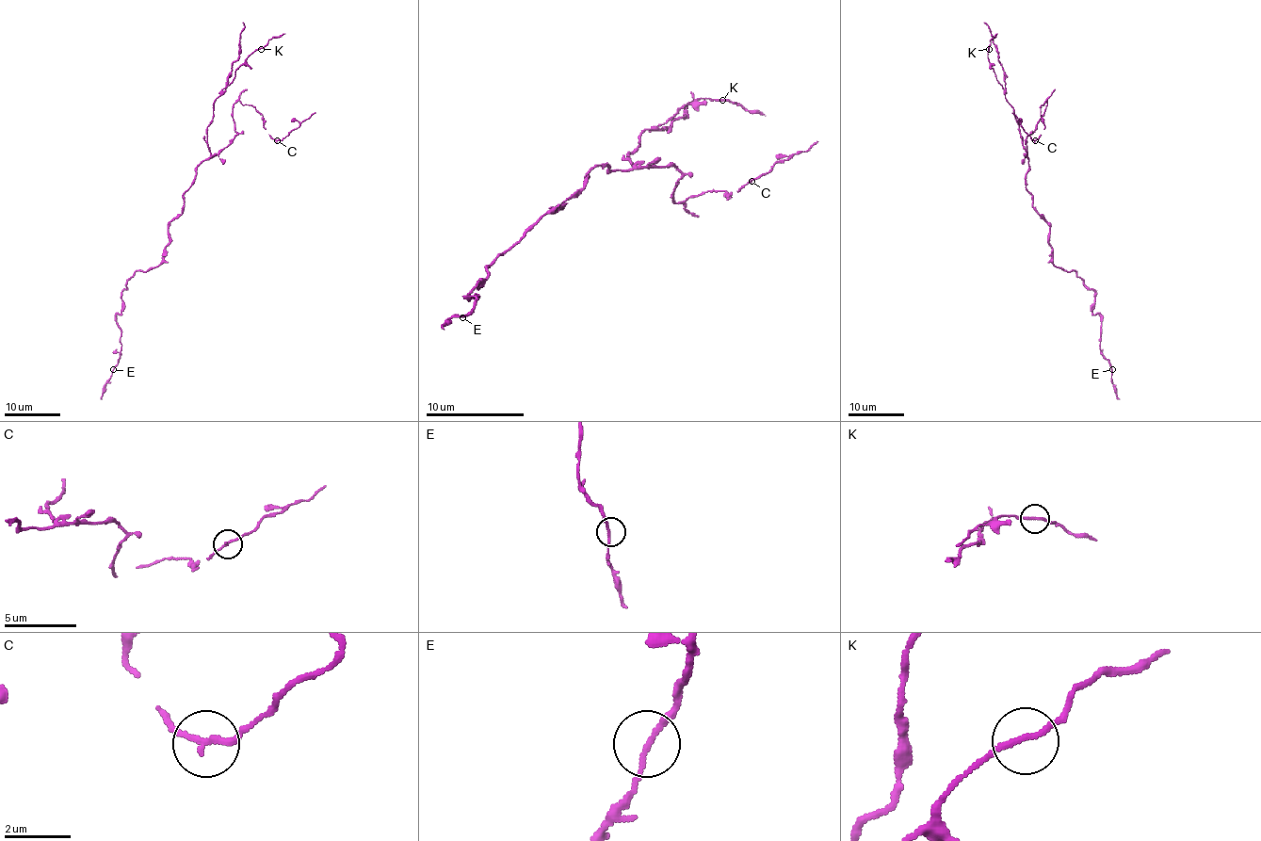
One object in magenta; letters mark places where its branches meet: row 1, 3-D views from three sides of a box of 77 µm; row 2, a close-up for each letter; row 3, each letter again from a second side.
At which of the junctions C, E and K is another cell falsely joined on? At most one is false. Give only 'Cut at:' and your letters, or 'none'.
Cut at: none

